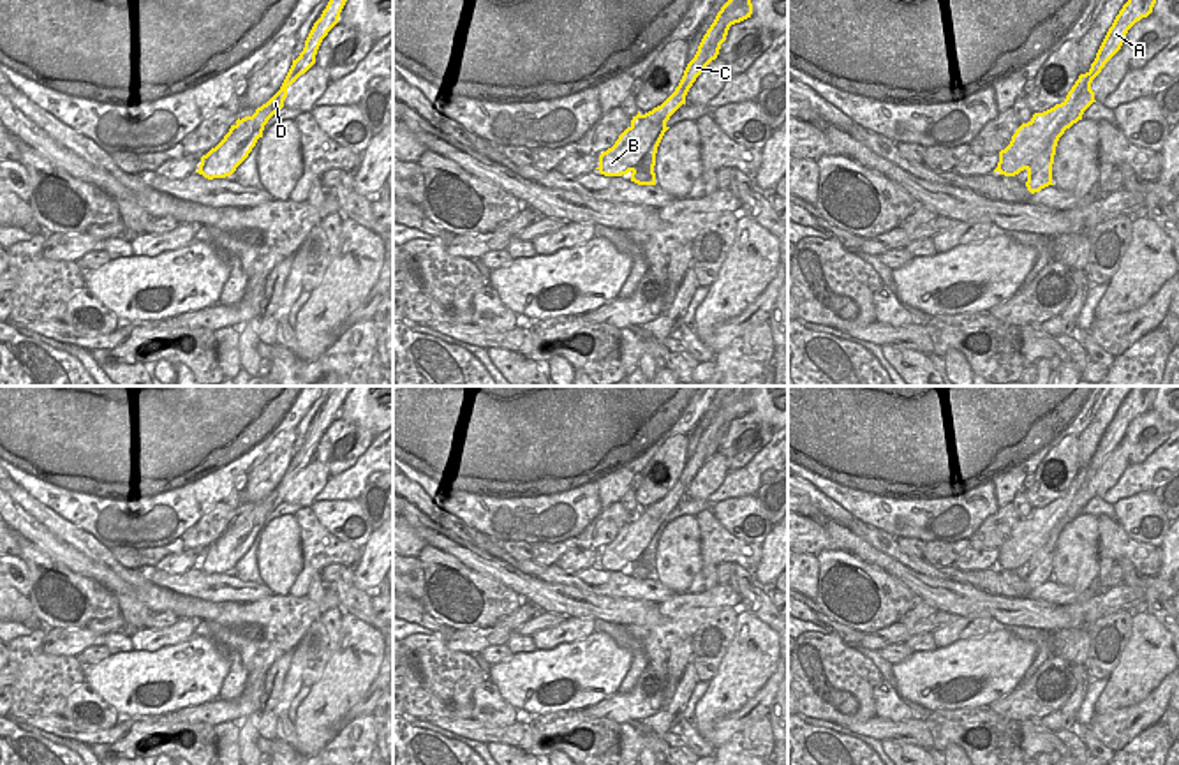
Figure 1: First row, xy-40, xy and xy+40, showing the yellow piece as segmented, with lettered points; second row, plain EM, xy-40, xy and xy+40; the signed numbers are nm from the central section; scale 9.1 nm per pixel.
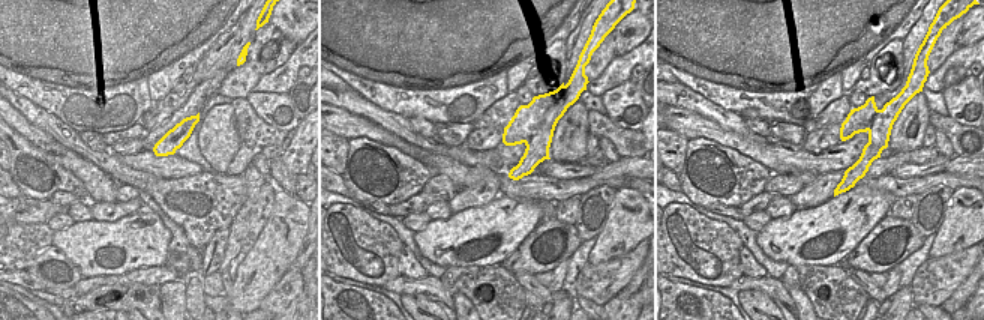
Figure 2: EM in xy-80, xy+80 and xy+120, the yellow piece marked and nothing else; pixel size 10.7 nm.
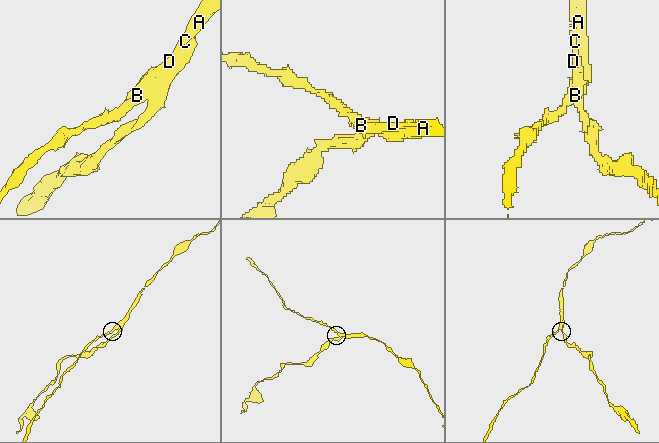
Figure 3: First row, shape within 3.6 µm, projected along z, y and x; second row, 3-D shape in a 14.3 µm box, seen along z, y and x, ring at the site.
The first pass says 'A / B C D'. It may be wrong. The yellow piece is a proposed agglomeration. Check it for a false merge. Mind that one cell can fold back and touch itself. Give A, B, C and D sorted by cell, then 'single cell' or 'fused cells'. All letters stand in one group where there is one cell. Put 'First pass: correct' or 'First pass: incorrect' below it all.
groups A / B C D; fused cells
First pass: correct

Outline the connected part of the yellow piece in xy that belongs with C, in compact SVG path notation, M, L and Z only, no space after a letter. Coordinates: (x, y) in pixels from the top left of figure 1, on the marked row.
M728 0L717 12L714 23L703 35L694 58L687 63L684 76L675 92L657 108L633 116L631 125L619 136L615 145L599 155L596 167L604 176L622 176L634 171L649 153L657 134L666 125L670 116L686 104L686 95L701 71L707 67L708 51L717 37L730 26L728 14L744 0Z

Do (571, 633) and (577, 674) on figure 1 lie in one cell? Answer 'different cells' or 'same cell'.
different cells

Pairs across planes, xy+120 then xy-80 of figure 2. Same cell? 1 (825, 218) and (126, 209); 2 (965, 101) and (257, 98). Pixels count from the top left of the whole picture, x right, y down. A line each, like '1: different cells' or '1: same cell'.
1: different cells
2: same cell

